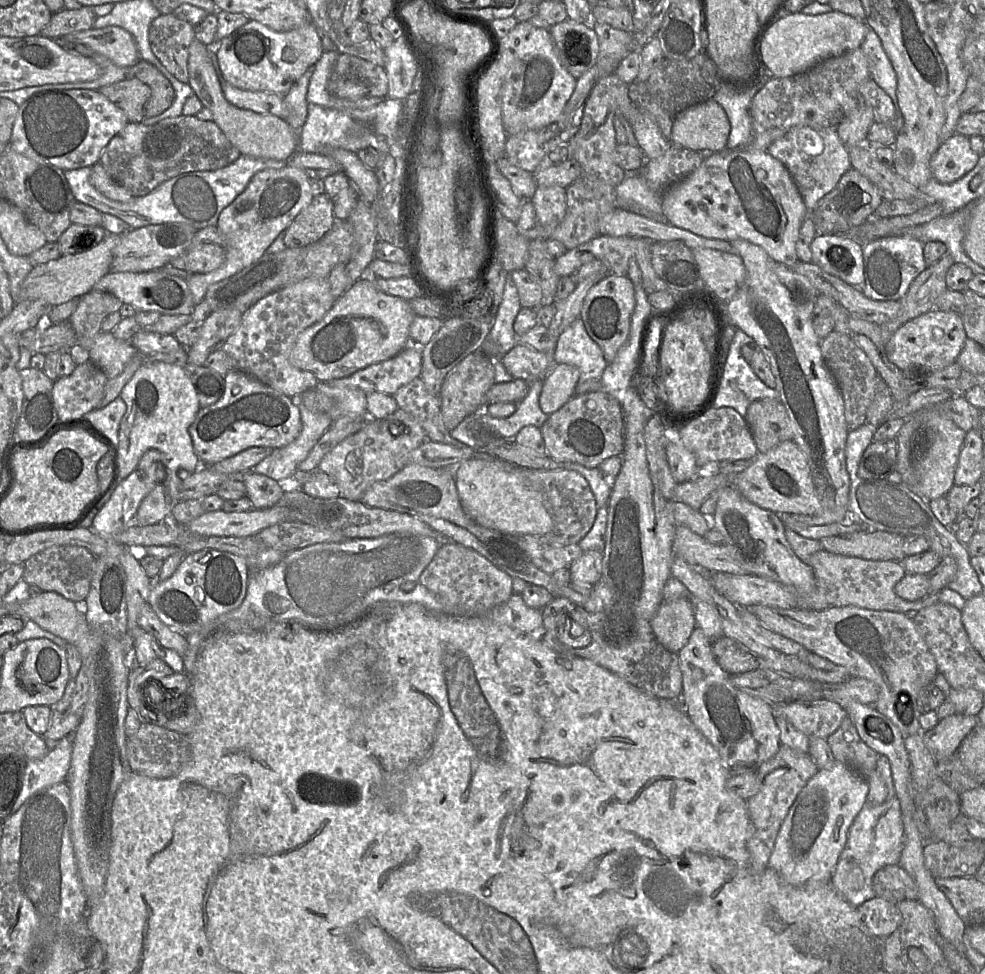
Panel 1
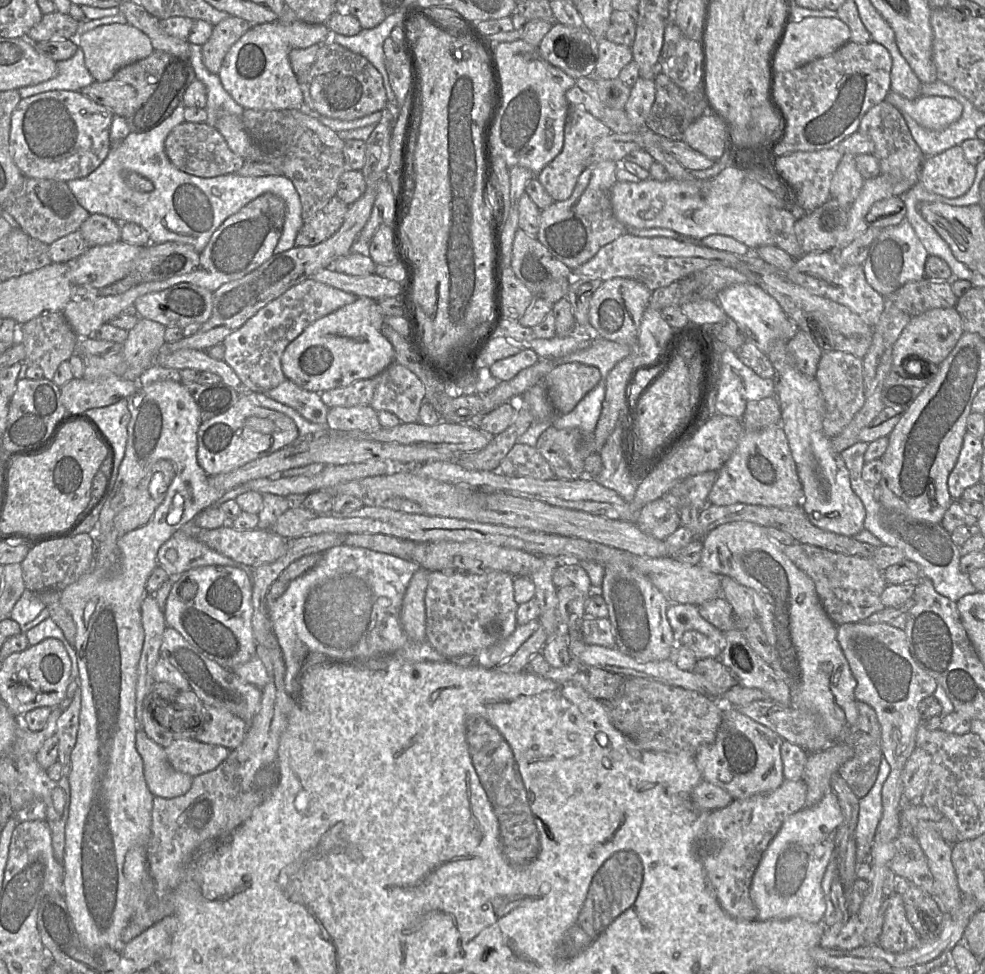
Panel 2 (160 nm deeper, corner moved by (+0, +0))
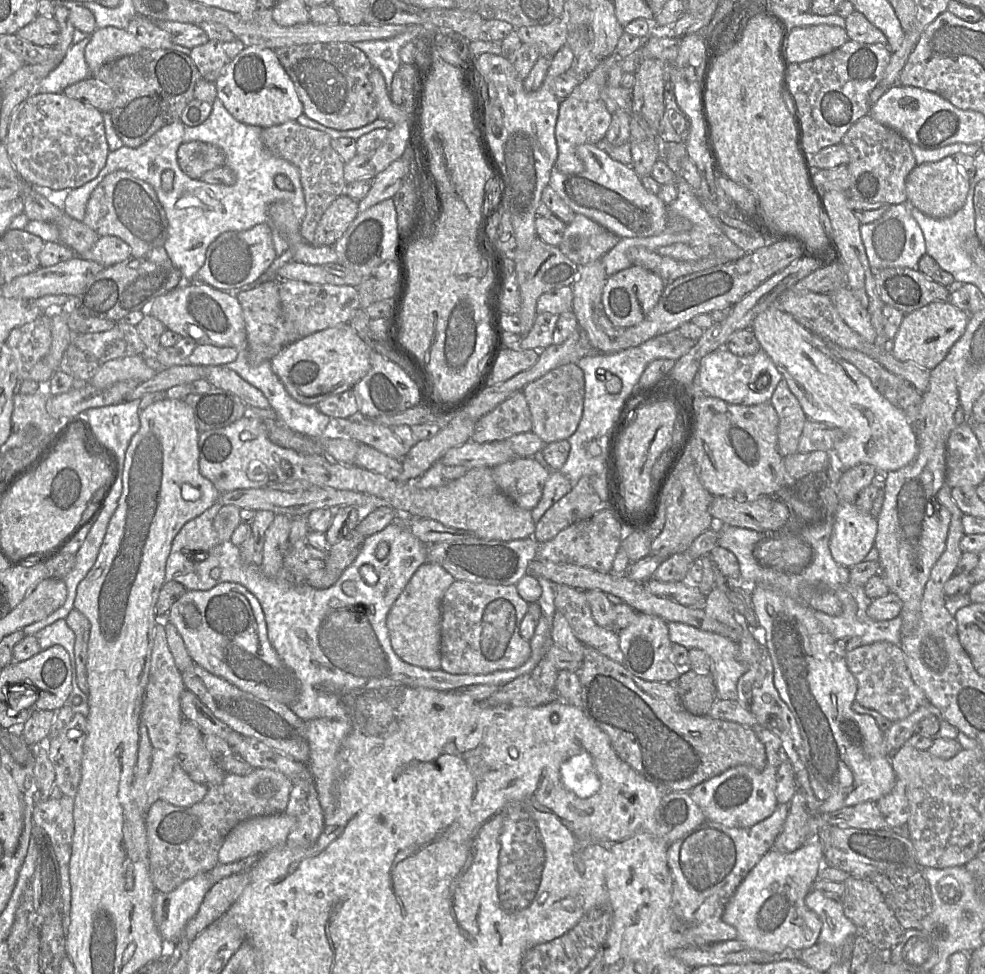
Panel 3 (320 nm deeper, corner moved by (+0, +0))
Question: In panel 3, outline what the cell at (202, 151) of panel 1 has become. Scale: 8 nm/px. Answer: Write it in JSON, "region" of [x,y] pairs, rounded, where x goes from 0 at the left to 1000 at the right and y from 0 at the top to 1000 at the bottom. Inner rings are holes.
{"region":[[[186,146],[180,154],[180,165],[191,182],[203,184],[207,178],[228,169],[228,158],[224,152],[212,147]]]}

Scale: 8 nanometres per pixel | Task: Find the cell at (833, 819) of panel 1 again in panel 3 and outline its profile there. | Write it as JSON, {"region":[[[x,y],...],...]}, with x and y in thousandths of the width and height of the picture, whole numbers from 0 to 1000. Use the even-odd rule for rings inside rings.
{"region":[[[826,859],[809,873],[793,876],[782,872],[764,890],[736,929],[733,945],[748,956],[748,965],[760,972],[783,979],[793,978],[797,974],[814,976],[824,972],[830,966],[835,947],[827,936],[817,928],[817,922],[829,905],[837,890],[837,876],[834,863]]]}

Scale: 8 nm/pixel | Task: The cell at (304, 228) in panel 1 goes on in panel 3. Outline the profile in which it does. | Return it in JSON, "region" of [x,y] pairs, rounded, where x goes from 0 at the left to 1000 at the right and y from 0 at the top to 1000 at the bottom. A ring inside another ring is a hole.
{"region":[[[350,199],[342,202],[326,223],[316,252],[339,252],[363,222],[363,207]]]}

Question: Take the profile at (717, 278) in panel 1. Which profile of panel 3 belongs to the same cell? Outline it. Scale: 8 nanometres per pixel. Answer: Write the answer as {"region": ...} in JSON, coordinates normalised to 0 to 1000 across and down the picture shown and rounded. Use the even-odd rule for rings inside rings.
{"region":[[[786,312],[768,323],[761,338],[773,358],[782,367],[801,400],[809,409],[819,430],[856,443],[857,449],[849,455],[847,466],[857,483],[872,476],[883,476],[890,482],[892,488],[897,488],[921,478],[930,470],[933,463],[931,449],[916,420],[893,405],[884,390],[867,375],[846,363],[836,348]]]}

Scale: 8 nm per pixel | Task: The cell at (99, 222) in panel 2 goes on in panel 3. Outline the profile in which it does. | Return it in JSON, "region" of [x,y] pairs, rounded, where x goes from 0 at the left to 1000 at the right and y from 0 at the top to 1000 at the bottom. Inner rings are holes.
{"region":[[[102,242],[98,248],[81,263],[96,268],[107,275],[134,264],[131,252],[118,242]]]}

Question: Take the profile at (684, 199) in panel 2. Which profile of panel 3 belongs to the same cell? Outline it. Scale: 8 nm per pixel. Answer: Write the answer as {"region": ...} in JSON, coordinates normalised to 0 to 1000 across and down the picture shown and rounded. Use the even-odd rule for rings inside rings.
{"region":[[[590,148],[585,158],[592,165],[594,175],[573,179],[561,170],[557,187],[585,220],[592,220],[629,244],[658,243],[672,237],[695,239],[703,234],[703,229],[696,224],[678,223],[677,210],[668,200],[655,194],[641,170],[623,164],[605,148]]]}

